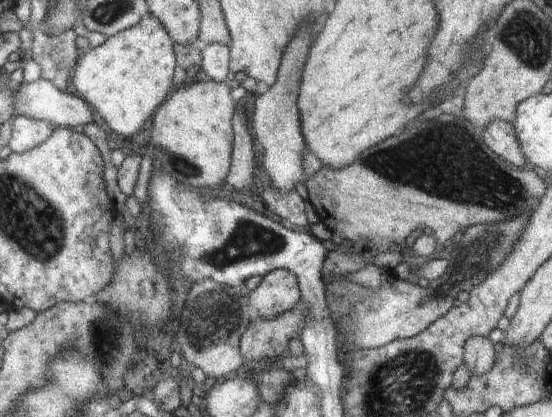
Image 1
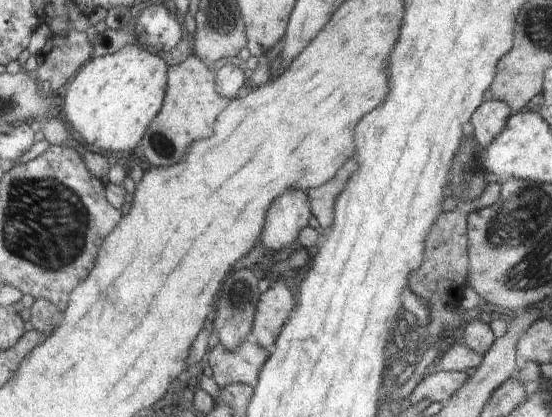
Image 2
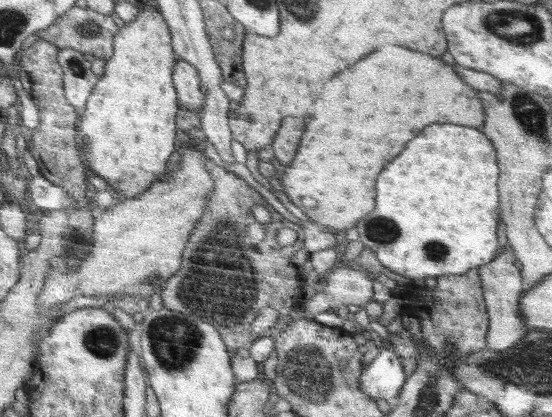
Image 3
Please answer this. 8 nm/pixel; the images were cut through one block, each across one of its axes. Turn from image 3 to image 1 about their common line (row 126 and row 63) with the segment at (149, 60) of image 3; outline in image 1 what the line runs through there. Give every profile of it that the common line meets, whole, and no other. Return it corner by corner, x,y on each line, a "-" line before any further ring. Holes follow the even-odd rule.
149,12
132,28
107,37
101,45
83,53
74,73
73,92
104,118
110,130
129,139
166,100
174,84
174,66
176,60
169,33

